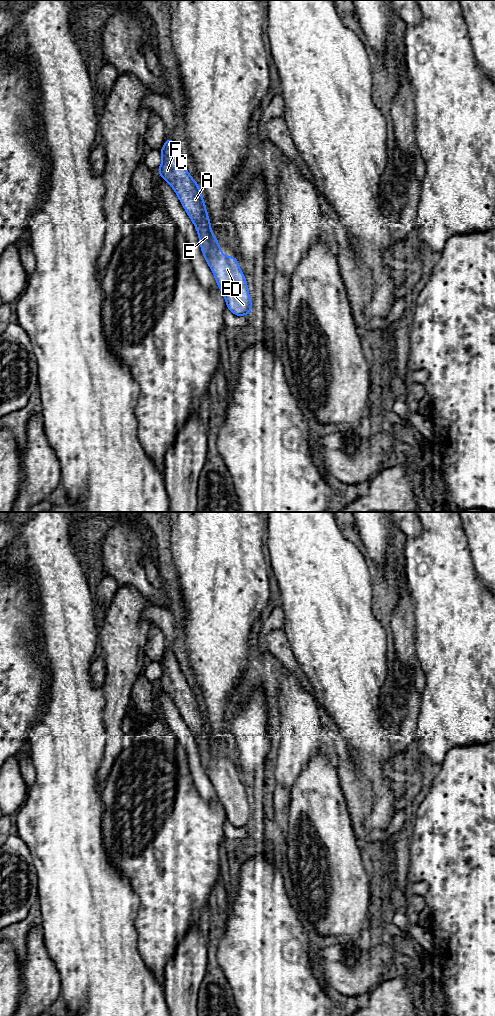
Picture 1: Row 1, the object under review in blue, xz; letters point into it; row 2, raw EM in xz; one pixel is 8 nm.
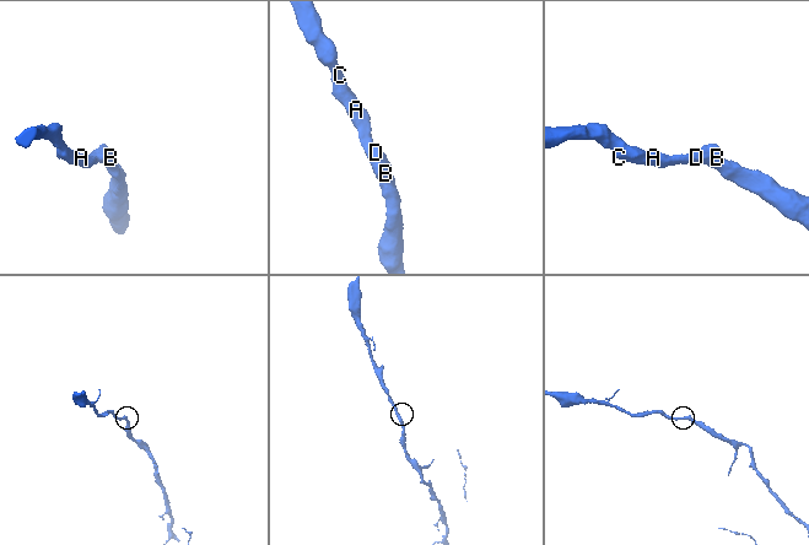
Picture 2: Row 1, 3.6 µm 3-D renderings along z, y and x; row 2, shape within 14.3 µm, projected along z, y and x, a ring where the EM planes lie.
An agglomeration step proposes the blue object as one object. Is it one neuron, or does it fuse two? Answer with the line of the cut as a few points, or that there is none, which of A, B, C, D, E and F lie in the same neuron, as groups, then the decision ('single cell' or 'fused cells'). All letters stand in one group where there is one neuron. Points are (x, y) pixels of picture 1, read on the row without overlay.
no cut; A B C D E F; single cell

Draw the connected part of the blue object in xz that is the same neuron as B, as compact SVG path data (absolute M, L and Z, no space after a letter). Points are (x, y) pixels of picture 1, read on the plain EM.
M172 650L164 654L160 665L162 675L157 685L171 697L194 735L201 763L224 807L227 821L238 829L250 826L252 812L245 787L235 768L222 767L219 752L211 743L211 734L198 695L188 685Z

